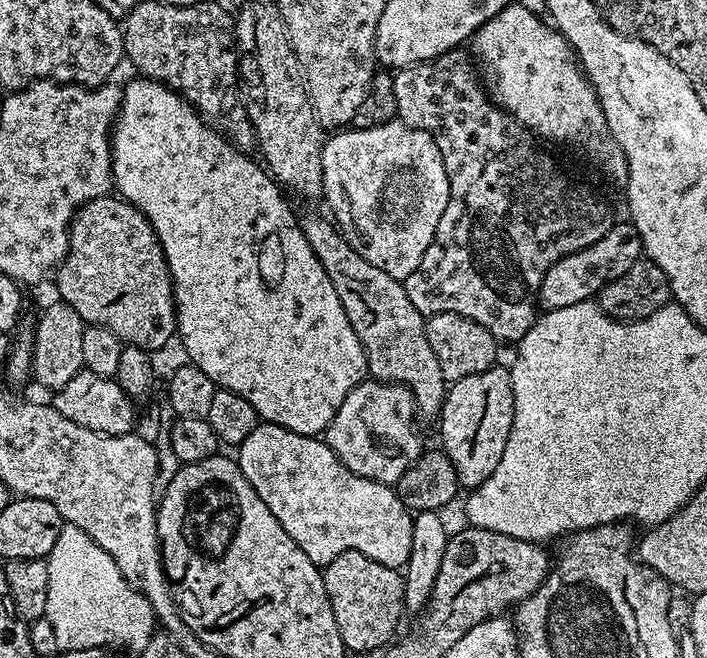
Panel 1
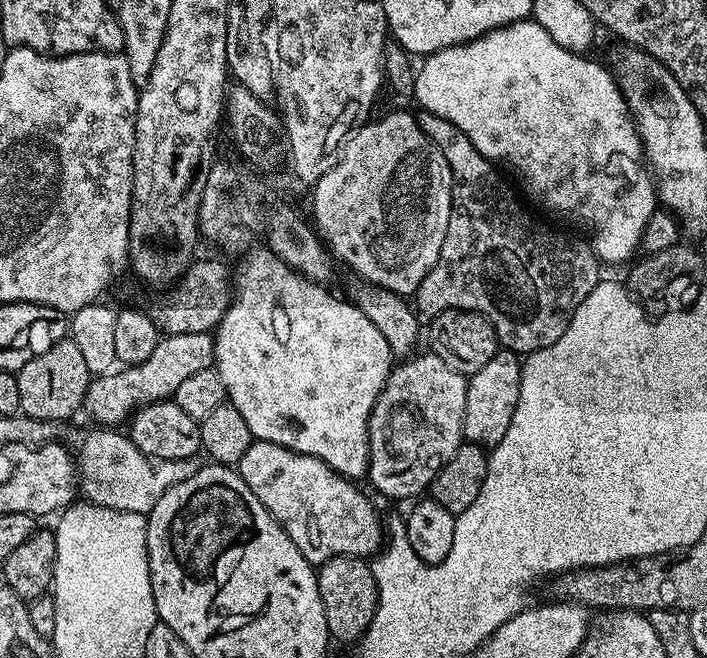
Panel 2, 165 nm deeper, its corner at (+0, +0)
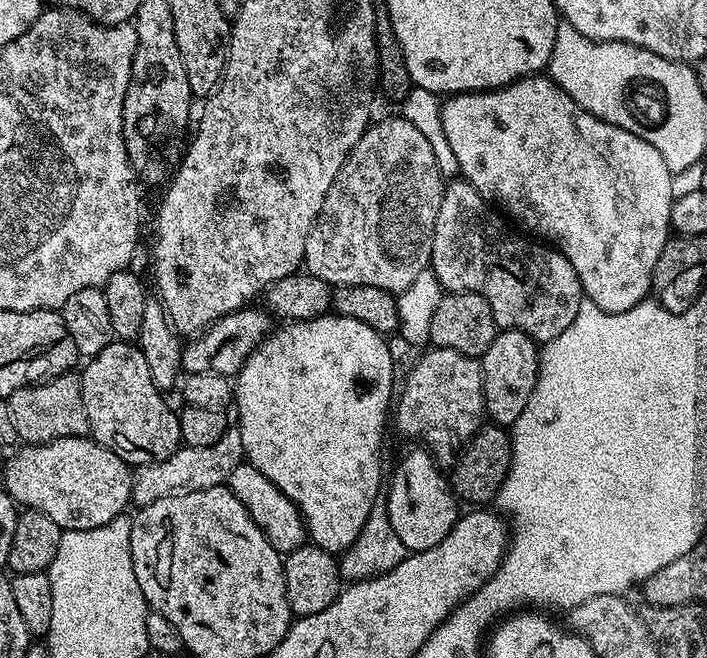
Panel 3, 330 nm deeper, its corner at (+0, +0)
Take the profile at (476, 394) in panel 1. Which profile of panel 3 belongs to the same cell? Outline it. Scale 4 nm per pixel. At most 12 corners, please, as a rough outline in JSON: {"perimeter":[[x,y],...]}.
{"perimeter":[[497,331],[480,360],[484,410],[511,426],[540,374],[537,341]]}

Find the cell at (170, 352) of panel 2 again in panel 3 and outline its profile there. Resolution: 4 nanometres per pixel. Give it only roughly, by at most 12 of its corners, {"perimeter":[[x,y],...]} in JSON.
{"perimeter":[[264,306],[215,320],[182,348],[188,372],[232,378],[273,331]]}

